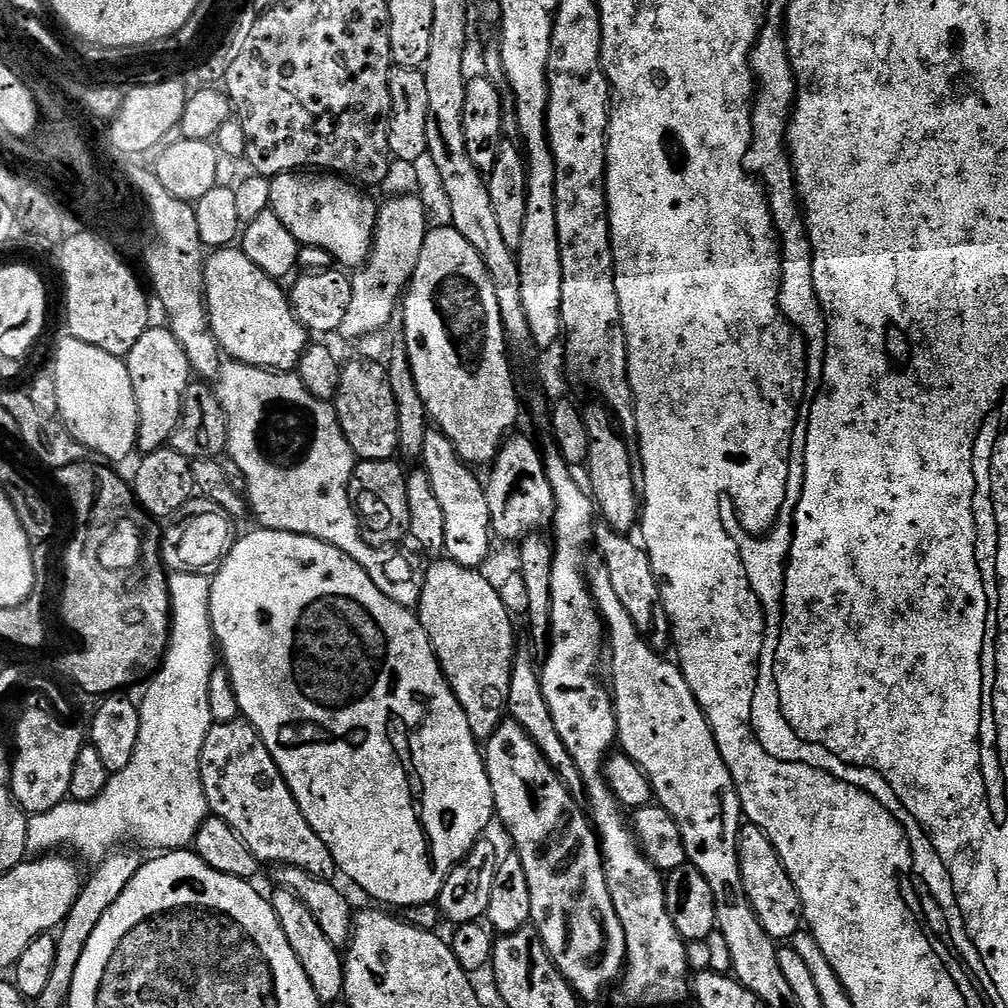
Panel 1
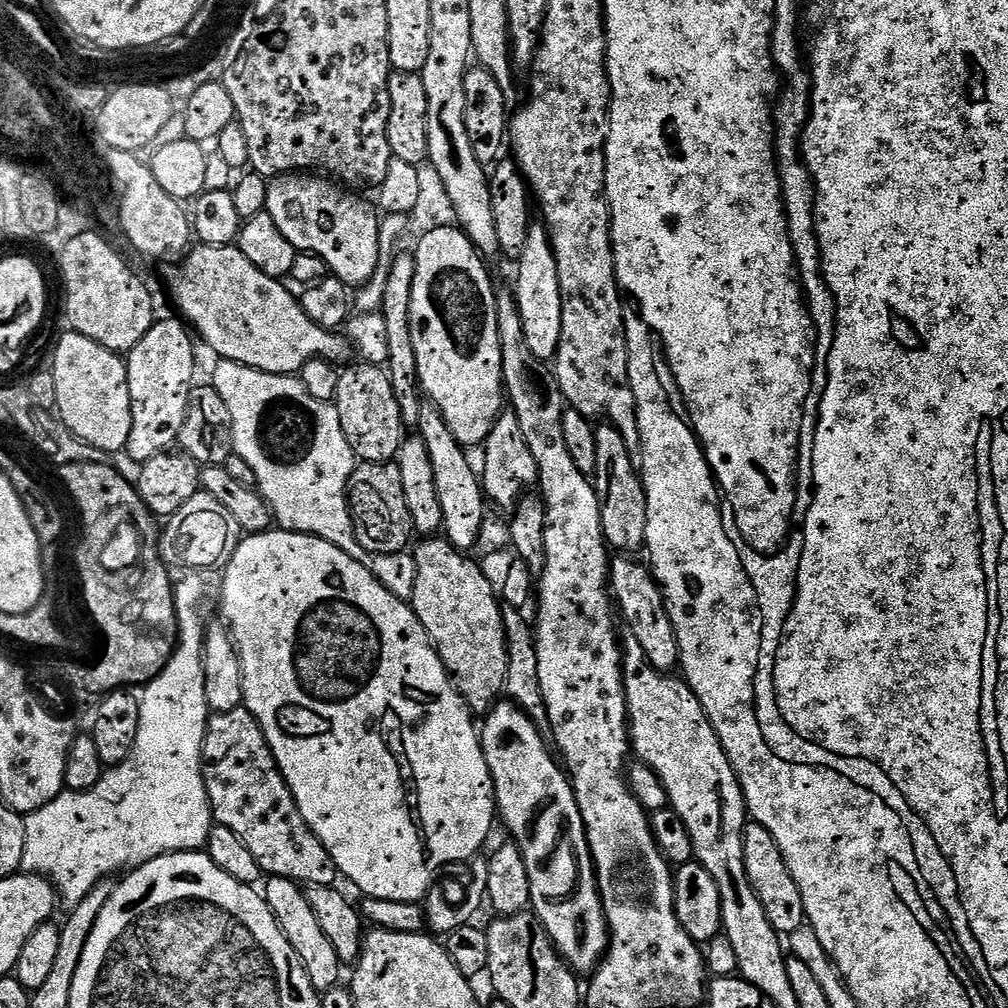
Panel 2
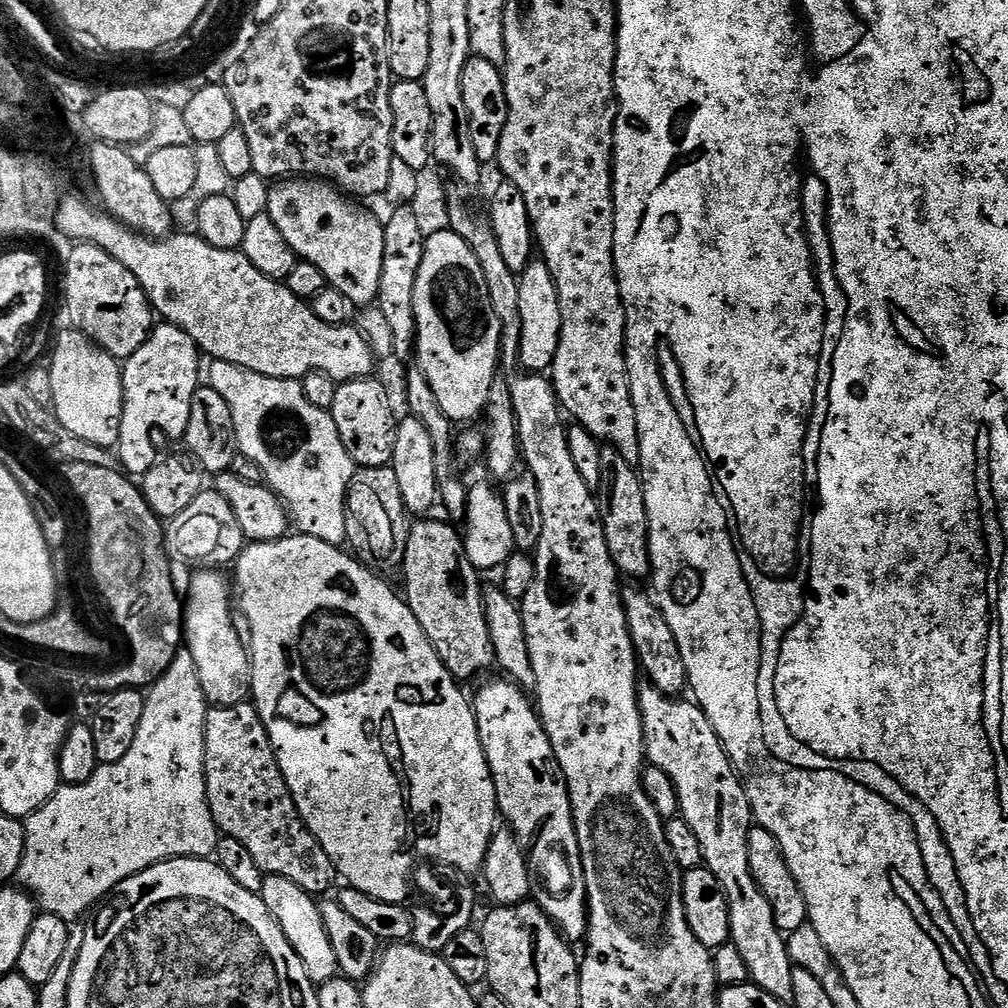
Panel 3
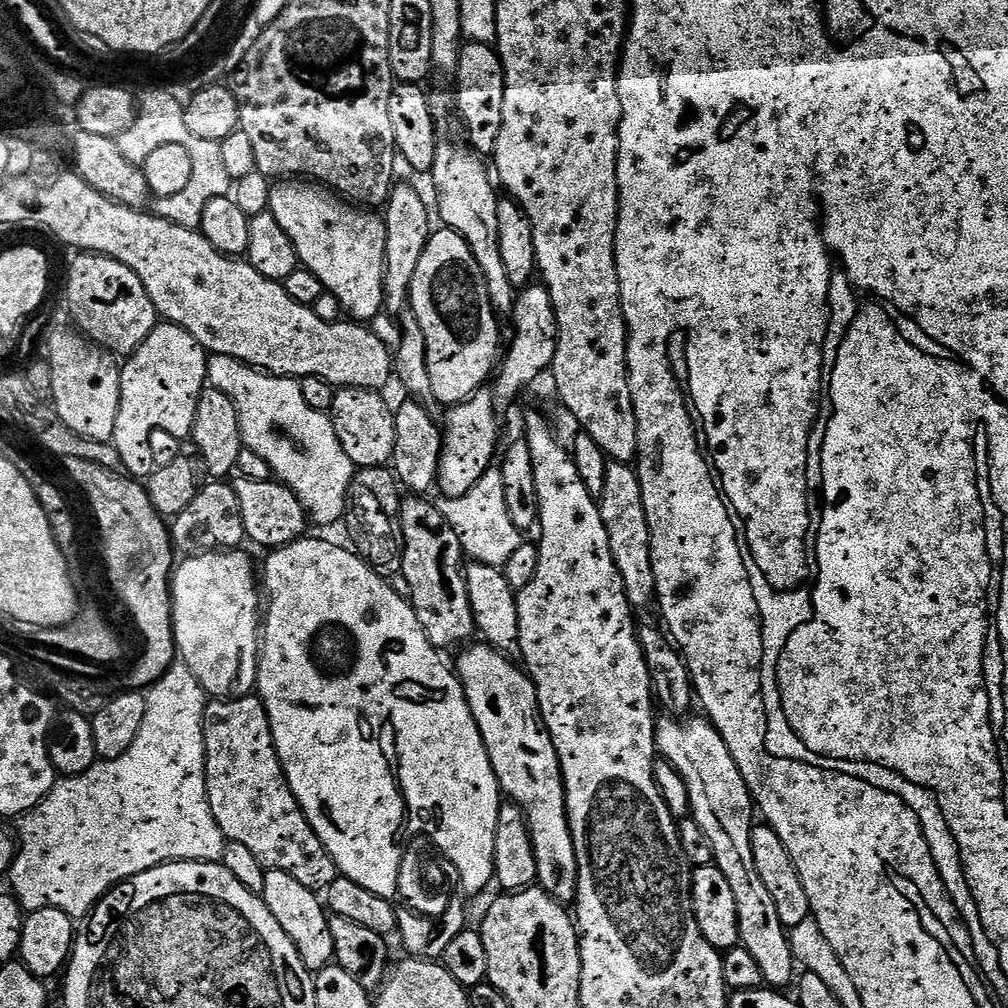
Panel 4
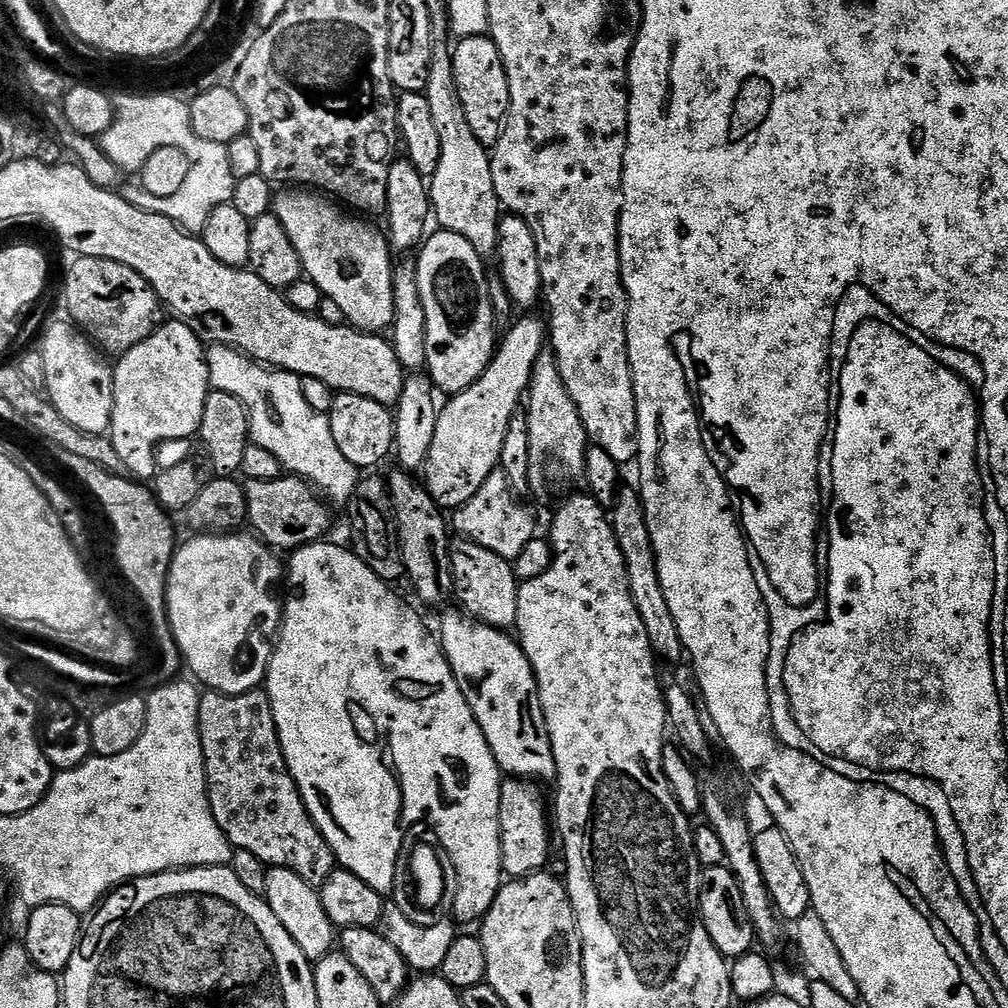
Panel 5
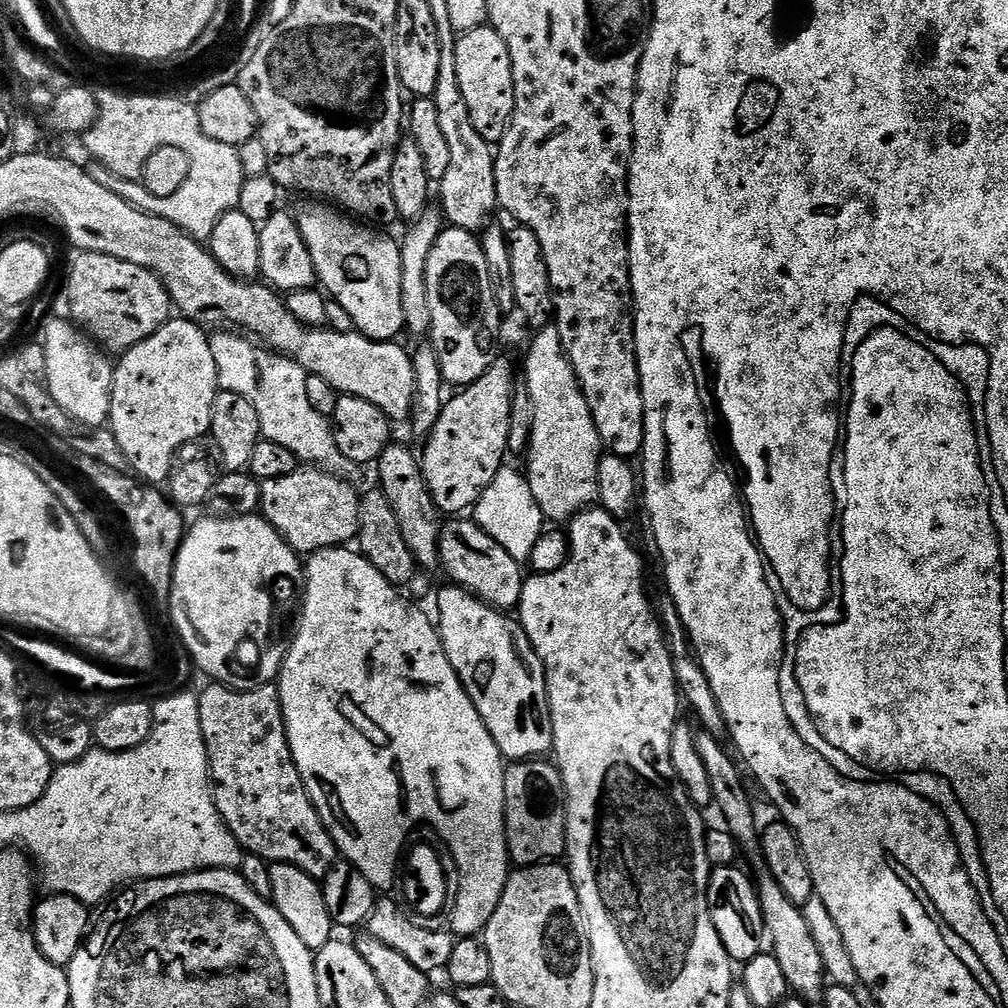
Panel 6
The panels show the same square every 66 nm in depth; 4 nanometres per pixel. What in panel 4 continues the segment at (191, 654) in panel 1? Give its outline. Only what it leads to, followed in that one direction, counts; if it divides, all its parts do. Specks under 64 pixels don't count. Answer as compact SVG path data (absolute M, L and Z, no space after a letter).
M177 662L172 665L172 669L163 676L163 678L146 692L146 718L142 718L142 730L138 730L138 738L134 738L134 746L130 746L130 750L126 750L126 754L122 754L122 758L114 758L113 760L100 760L94 766L90 766L90 770L86 770L86 774L81 776L65 776L57 779L56 785L48 791L48 796L39 804L36 808L31 808L30 811L24 813L19 817L18 824L20 824L20 836L18 832L18 847L15 857L12 862L11 868L8 869L6 876L7 879L12 879L11 891L14 893L15 899L18 901L21 909L25 913L37 912L38 910L46 910L47 908L57 908L62 910L66 915L73 918L79 918L79 916L87 917L91 913L92 909L99 904L100 900L108 892L118 884L123 884L125 880L131 880L132 877L142 874L146 870L156 868L160 864L170 864L178 860L198 860L201 862L220 862L224 859L224 846L225 838L222 834L222 830L218 826L218 822L214 818L214 814L210 810L210 802L208 801L208 791L206 790L206 770L204 769L204 709L206 707L206 693L204 687L198 682L198 678L194 678L194 674L189 668L187 668L182 662Z

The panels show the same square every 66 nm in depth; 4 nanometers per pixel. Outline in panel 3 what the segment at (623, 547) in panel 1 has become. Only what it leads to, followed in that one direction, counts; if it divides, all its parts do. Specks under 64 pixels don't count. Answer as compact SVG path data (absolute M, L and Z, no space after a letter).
M640 588L623 589L624 613L628 619L628 629L632 645L636 651L638 668L641 673L648 675L647 683L662 694L673 698L685 695L688 688L686 662L682 662L682 650L678 650L678 642L674 638L674 630L670 630L670 622L666 622L664 611L647 591Z

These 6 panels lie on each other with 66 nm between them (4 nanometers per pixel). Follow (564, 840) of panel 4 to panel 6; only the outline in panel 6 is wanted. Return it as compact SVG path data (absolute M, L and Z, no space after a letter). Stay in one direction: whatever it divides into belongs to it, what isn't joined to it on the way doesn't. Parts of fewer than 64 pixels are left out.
M447 586L436 596L436 612L440 615L438 619L438 631L440 634L440 641L444 647L444 653L446 658L450 662L450 666L454 666L454 670L460 676L462 686L466 690L466 694L474 702L474 706L478 710L478 714L482 718L482 722L486 726L486 730L490 732L494 738L494 742L498 746L501 756L504 757L505 761L515 762L518 760L531 760L533 758L544 758L551 753L552 750L552 720L548 717L548 691L544 685L543 675L539 671L536 672L528 665L528 656L533 655L532 643L528 641L528 635L518 627L517 621L512 620L511 615L505 614L501 609L492 608L488 604L484 603L483 600L479 600L476 596L473 596L471 592L466 588L459 586Z

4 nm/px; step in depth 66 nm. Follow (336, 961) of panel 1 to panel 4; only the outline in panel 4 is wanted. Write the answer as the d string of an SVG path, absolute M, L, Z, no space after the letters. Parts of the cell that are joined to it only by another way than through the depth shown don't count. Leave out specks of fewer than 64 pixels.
M268 870L264 873L262 895L270 914L274 914L274 918L278 918L278 926L282 926L282 930L286 930L286 934L294 942L294 946L309 972L318 973L333 963L336 951L334 950L334 938L328 929L329 913L317 893L302 886L302 882L298 882L298 878L290 878L290 874L286 874L282 870Z

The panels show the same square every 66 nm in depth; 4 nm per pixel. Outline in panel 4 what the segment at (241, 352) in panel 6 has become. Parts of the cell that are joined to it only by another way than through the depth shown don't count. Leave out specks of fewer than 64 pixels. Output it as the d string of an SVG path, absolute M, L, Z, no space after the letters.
M212 356L207 383L234 402L244 446L270 462L273 477L300 499L309 521L313 525L341 523L346 516L352 477L358 469L350 462L350 454L342 450L331 415L306 406L300 380L273 376L229 356Z

